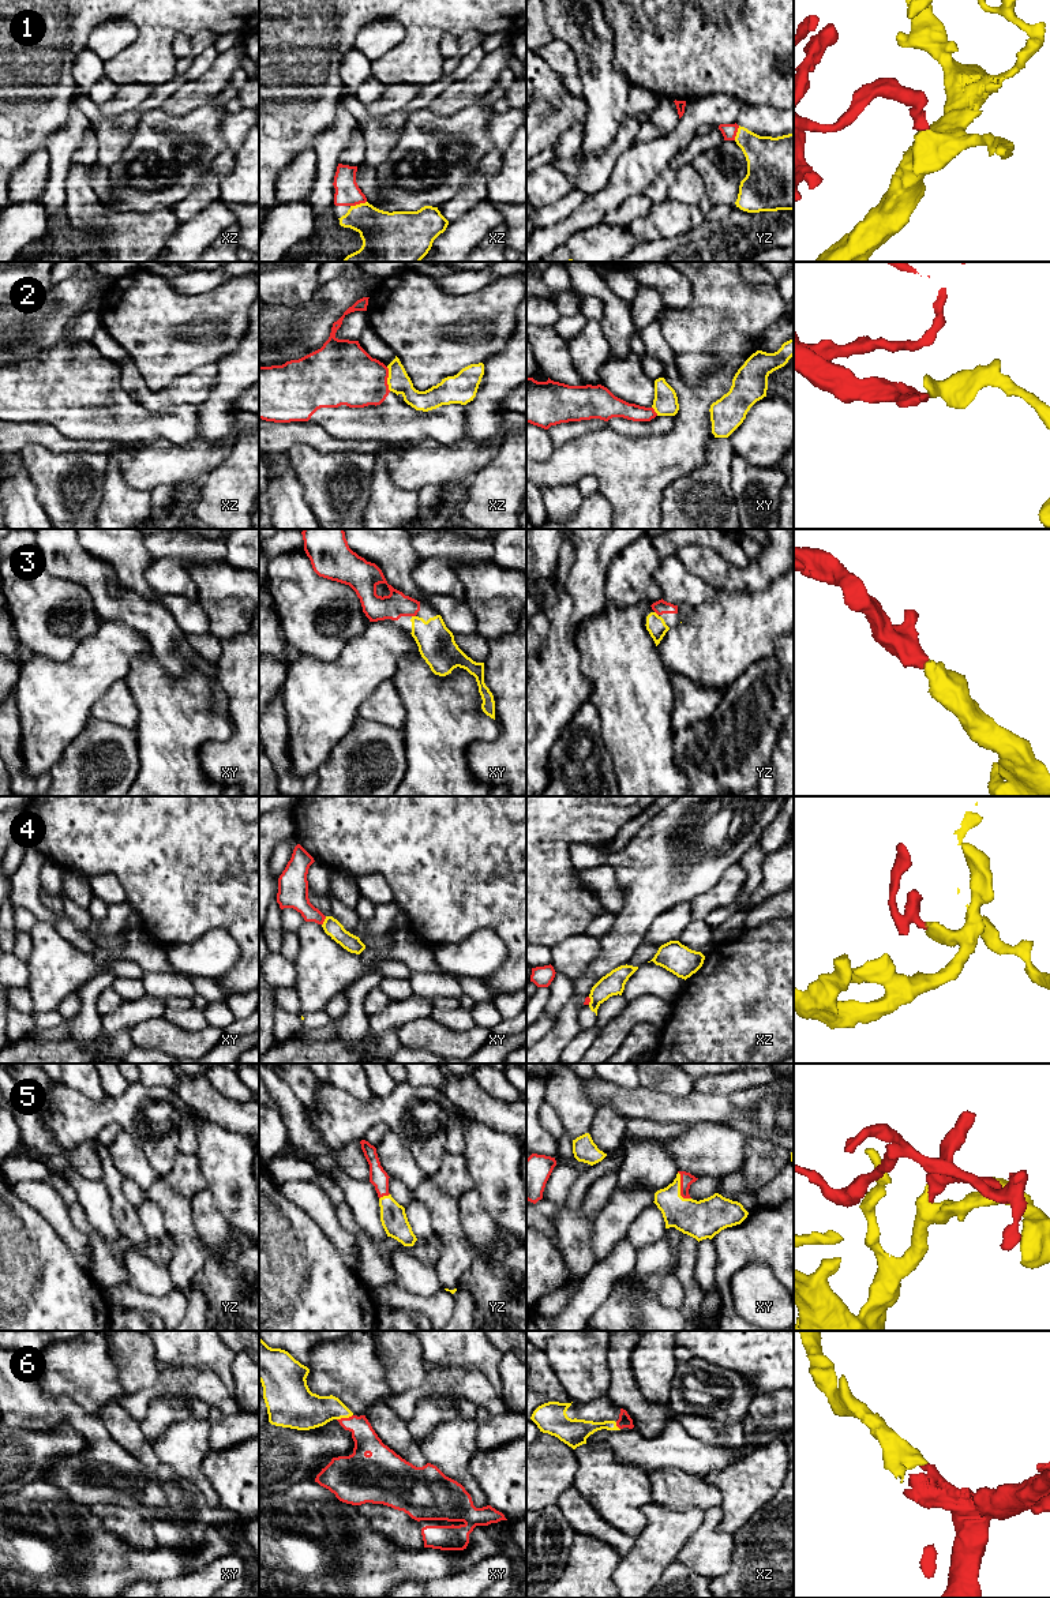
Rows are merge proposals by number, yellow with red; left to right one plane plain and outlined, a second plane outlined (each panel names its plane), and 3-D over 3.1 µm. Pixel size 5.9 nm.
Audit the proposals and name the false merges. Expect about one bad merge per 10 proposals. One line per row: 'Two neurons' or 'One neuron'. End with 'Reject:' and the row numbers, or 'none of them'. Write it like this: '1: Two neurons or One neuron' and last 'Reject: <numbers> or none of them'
1: One neuron
2: Two neurons
3: One neuron
4: One neuron
5: One neuron
6: One neuron
Reject: 2

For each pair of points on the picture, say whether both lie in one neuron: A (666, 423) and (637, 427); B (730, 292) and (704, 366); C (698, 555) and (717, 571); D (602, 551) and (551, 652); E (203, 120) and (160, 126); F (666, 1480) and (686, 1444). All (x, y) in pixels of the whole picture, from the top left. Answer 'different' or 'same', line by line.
A: same
B: same
C: same
D: same
E: same
F: different

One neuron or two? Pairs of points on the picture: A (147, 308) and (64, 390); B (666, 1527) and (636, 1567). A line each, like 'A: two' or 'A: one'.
A: two
B: one

